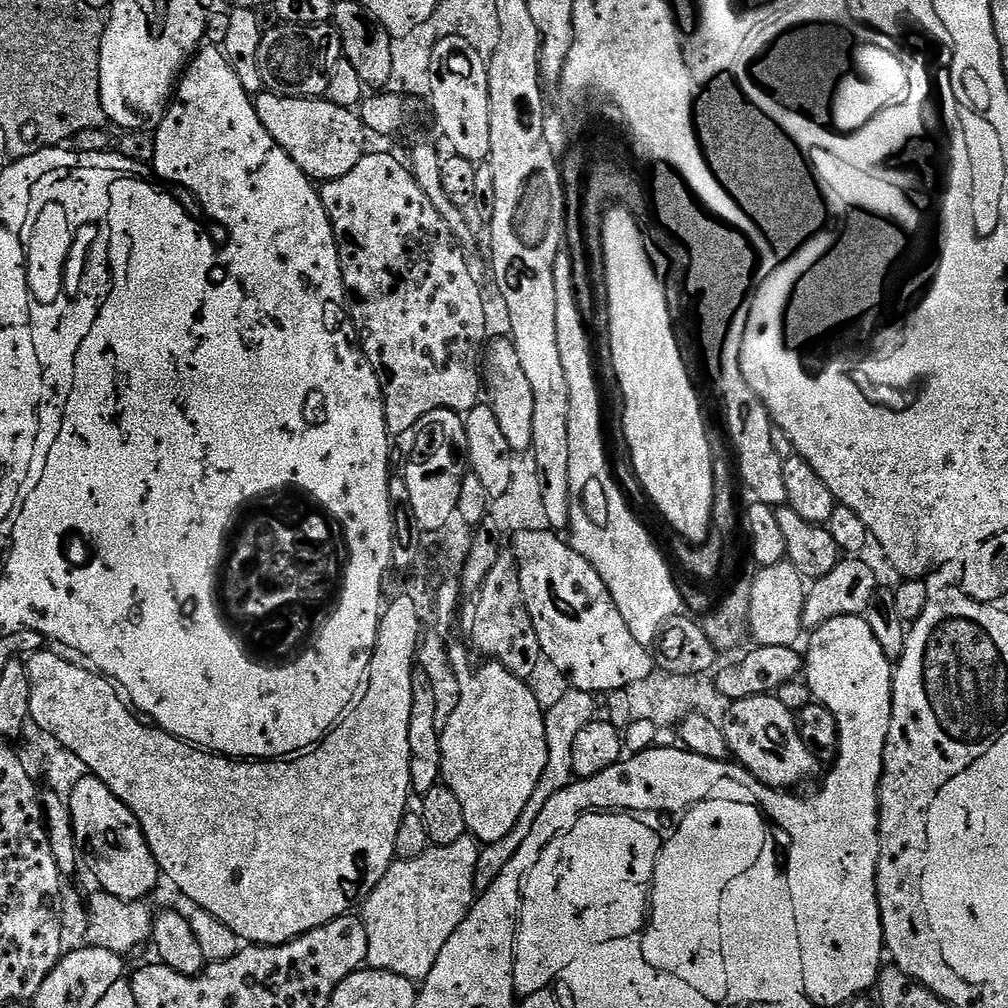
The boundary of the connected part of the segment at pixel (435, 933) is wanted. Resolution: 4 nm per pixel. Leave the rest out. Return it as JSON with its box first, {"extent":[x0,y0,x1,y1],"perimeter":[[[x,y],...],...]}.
{"extent":[362,834,481,982],"perimeter":[[[465,834],[458,838],[458,842],[432,846],[418,858],[393,863],[382,882],[362,905],[362,919],[368,939],[367,967],[402,974],[413,982],[422,982],[427,978],[434,962],[438,962],[438,954],[442,954],[442,946],[446,946],[448,939],[458,930],[477,899],[475,872],[481,849],[471,835]]]}

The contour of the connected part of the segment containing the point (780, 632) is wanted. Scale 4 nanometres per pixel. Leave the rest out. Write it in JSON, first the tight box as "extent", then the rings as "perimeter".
{"extent":[748,562,806,647],"perimeter":[[[781,562],[757,571],[750,599],[748,630],[751,639],[762,647],[793,647],[805,627],[803,608],[806,595],[806,581],[794,565]]]}

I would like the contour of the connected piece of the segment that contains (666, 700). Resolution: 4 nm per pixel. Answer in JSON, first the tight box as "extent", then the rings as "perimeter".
{"extent":[606,672,724,730],"perimeter":[[[655,672],[648,678],[632,682],[623,690],[615,690],[607,695],[606,700],[611,724],[621,730],[638,720],[650,720],[662,728],[665,727],[666,719],[685,715],[687,710],[710,712],[713,711],[712,708],[720,704],[722,706],[724,702],[711,675],[674,675],[665,672]]]}

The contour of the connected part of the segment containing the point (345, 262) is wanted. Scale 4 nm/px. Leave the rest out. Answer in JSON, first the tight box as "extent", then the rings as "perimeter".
{"extent":[319,151,490,438],"perimeter":[[[369,151],[350,174],[327,181],[319,189],[336,235],[348,315],[379,378],[384,417],[392,438],[407,432],[409,435],[430,410],[449,408],[451,412],[467,414],[481,403],[481,359],[490,334],[484,296],[464,257],[465,249],[419,188],[413,173],[405,165],[404,168],[388,152]]]}

